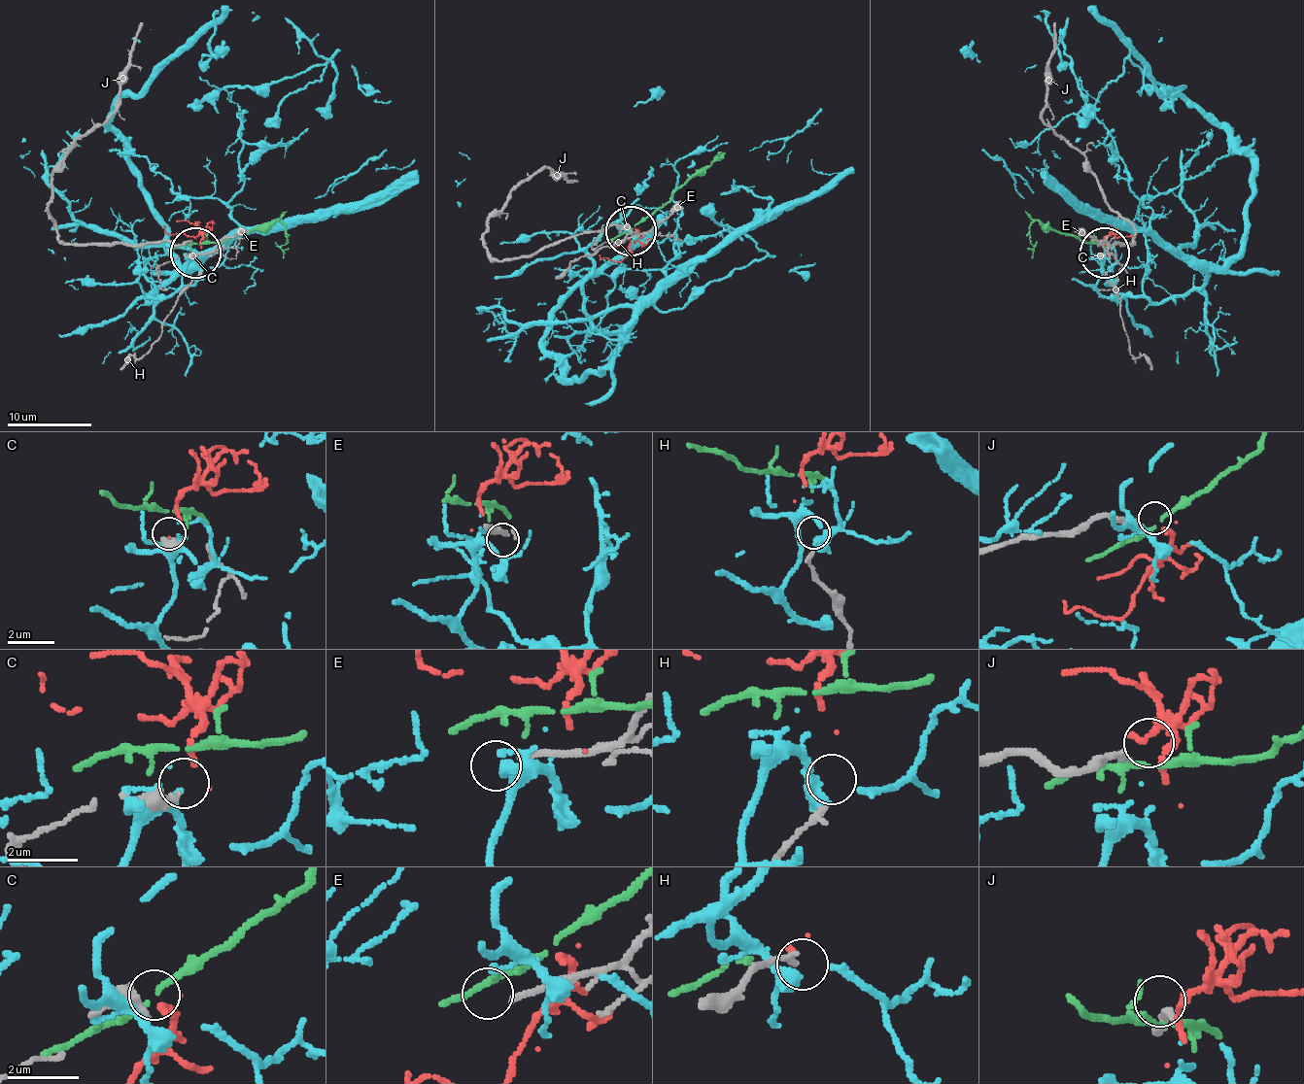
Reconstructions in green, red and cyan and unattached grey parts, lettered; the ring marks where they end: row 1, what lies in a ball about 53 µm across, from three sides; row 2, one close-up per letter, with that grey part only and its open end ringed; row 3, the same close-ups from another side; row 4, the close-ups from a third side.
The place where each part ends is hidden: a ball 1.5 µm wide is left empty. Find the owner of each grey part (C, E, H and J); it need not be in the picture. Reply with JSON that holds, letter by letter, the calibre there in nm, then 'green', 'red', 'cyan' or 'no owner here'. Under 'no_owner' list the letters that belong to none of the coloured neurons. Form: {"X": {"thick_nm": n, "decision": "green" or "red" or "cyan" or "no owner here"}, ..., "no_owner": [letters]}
{"C": {"thick_nm": 360, "decision": "no owner here"}, "E": {"thick_nm": 180, "decision": "no owner here"}, "H": {"thick_nm": 170, "decision": "no owner here"}, "J": {"thick_nm": 220, "decision": "no owner here"}, "no_owner": ["C", "E", "H", "J"]}

